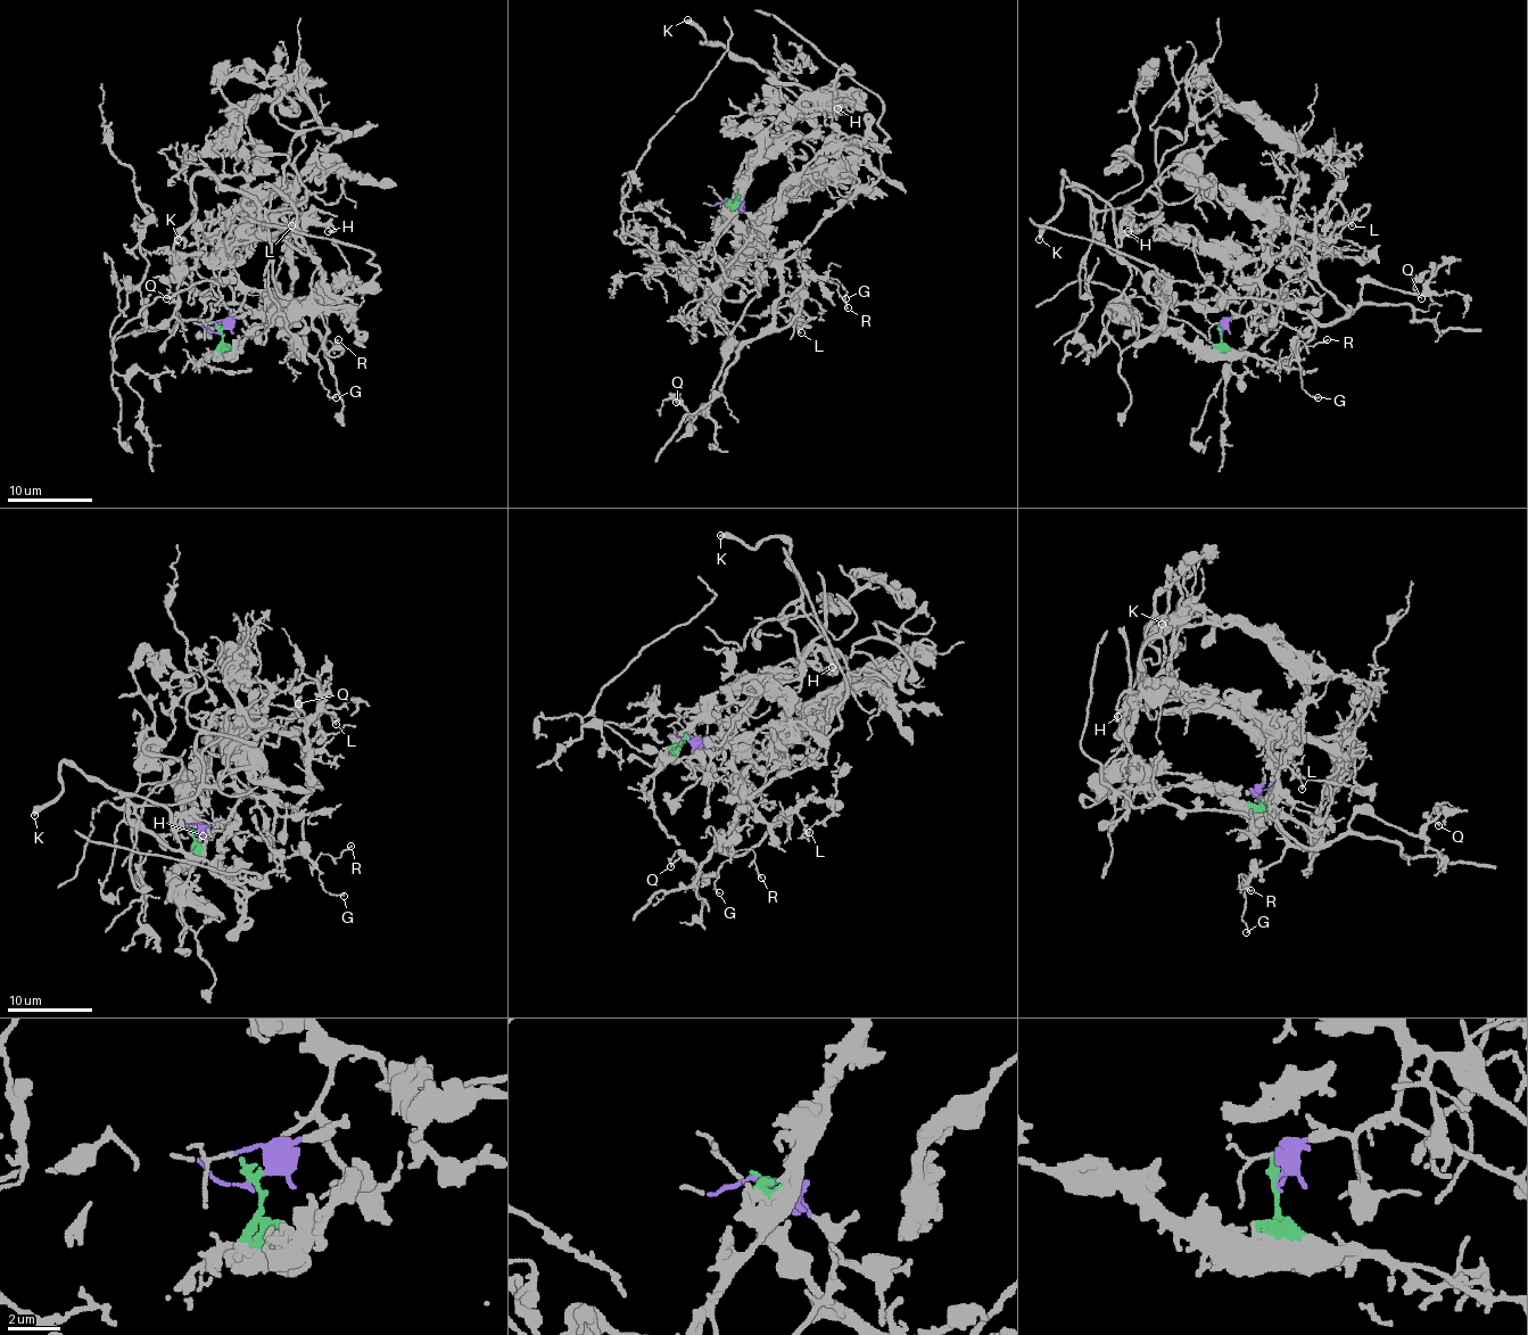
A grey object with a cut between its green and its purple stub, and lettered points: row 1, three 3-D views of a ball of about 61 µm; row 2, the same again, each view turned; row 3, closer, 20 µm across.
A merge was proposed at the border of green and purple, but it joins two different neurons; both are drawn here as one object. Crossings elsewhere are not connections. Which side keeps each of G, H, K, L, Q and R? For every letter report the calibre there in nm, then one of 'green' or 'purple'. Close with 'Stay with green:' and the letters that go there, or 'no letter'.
G: 130 nm | purple
H: 190 nm | green
K: 360 nm | green
L: 110 nm | purple
Q: 150 nm | purple
R: 110 nm | purple
Stay with green: H, K

